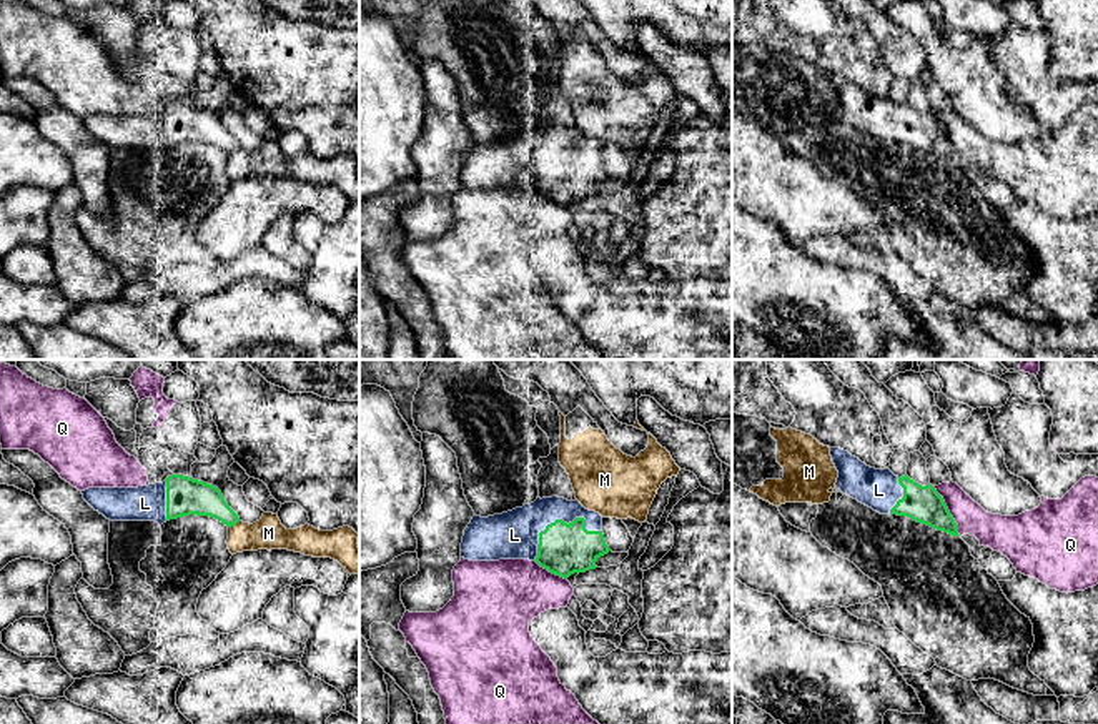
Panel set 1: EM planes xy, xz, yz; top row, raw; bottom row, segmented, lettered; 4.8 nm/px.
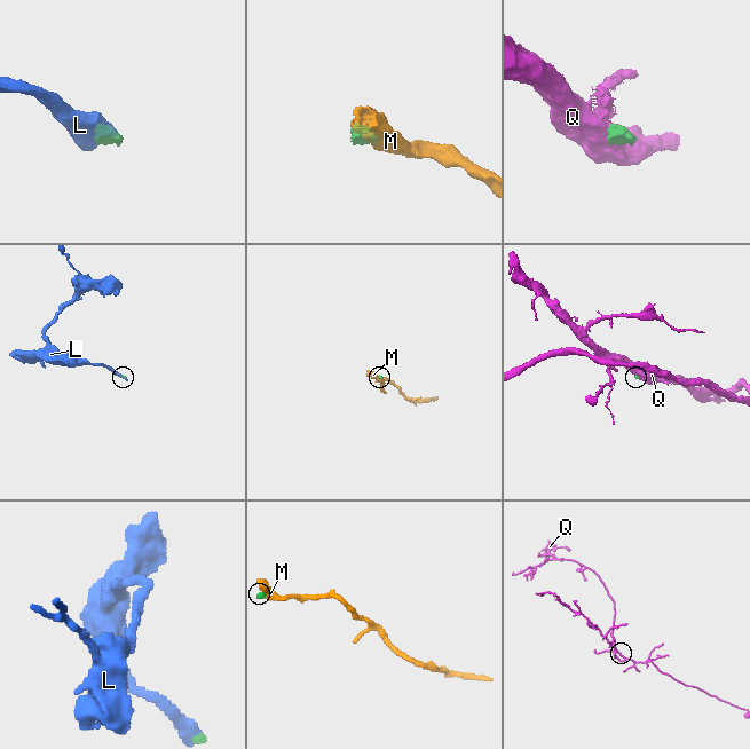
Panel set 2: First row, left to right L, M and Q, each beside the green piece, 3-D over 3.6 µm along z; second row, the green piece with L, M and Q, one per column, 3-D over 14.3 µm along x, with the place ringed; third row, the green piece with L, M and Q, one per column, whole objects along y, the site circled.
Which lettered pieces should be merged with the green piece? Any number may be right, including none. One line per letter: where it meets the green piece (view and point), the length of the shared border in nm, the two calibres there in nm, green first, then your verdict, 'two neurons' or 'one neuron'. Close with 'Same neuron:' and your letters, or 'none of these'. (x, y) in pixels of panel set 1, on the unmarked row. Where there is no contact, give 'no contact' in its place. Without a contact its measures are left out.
L: contact xz (559, 147); length 360 nm; calibres 240 and 240 nm; one neuron
M: contact xy (233, 152); length 70 nm; calibres 180 and 160 nm; two neurons
Q: contact yz (949, 138); length 280 nm; calibres 180 and 160 nm; two neurons
Same neuron: L

